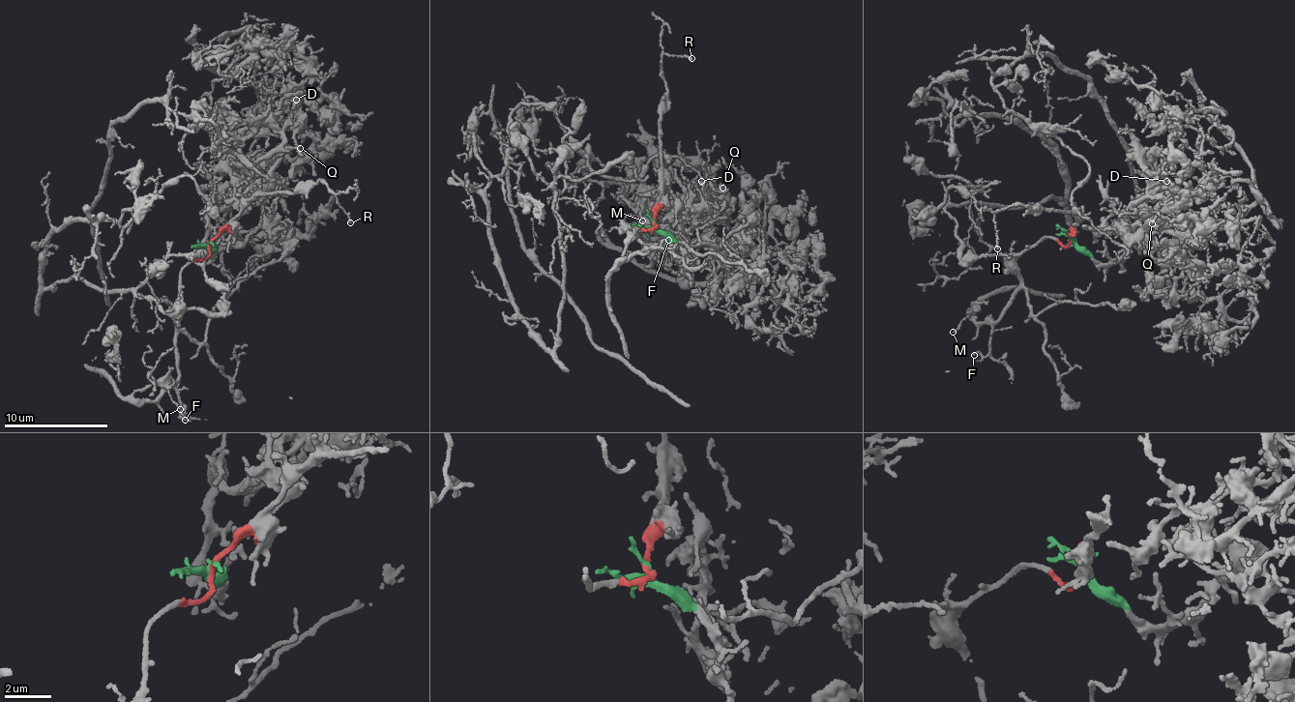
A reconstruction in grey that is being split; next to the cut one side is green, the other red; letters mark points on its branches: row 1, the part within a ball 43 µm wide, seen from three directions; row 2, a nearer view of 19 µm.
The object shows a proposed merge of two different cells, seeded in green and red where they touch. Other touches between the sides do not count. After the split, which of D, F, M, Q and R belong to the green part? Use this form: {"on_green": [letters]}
{"on_green": ["D", "Q"]}

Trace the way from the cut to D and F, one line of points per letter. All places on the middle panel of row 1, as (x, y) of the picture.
D: (655, 223), (684, 252), (688, 268), (670, 254), (670, 245), (693, 254), (701, 239), (715, 193), (700, 180)
F: (655, 223), (656, 226), (631, 233), (626, 230), (646, 247), (656, 246), (670, 252), (673, 250), (667, 239)

